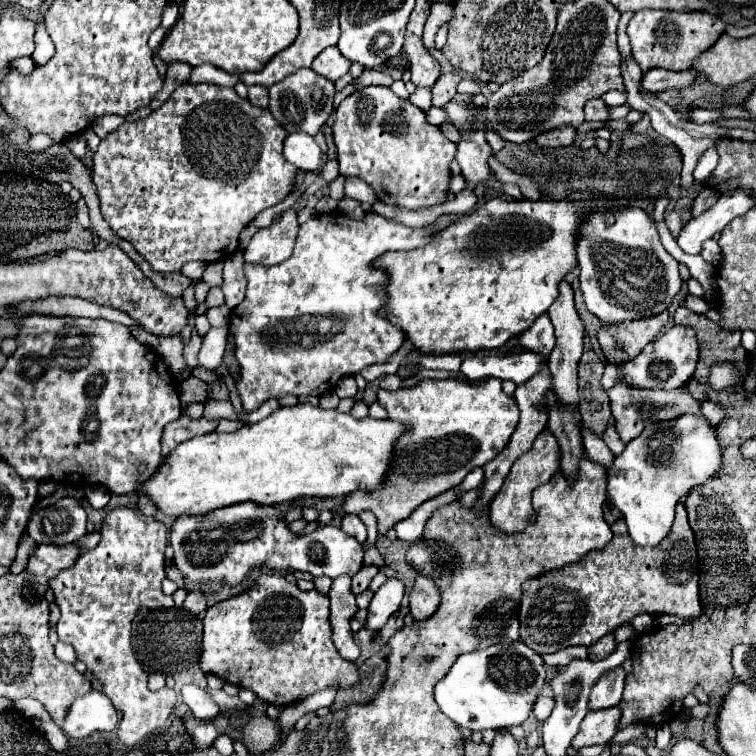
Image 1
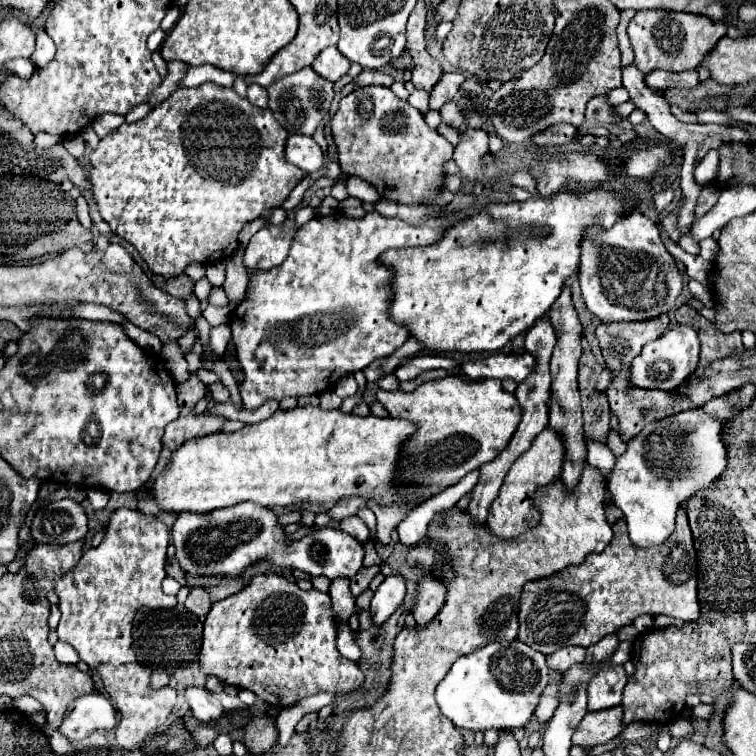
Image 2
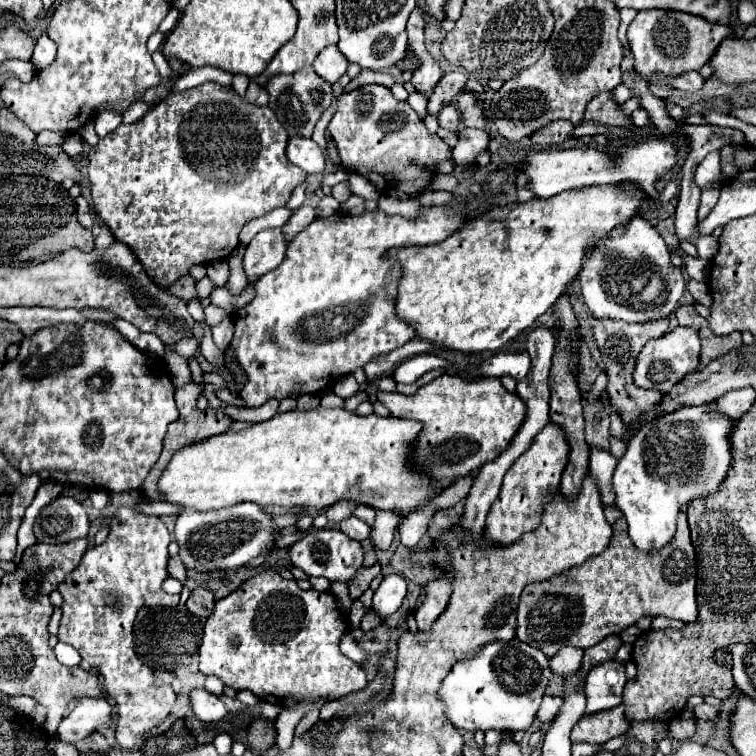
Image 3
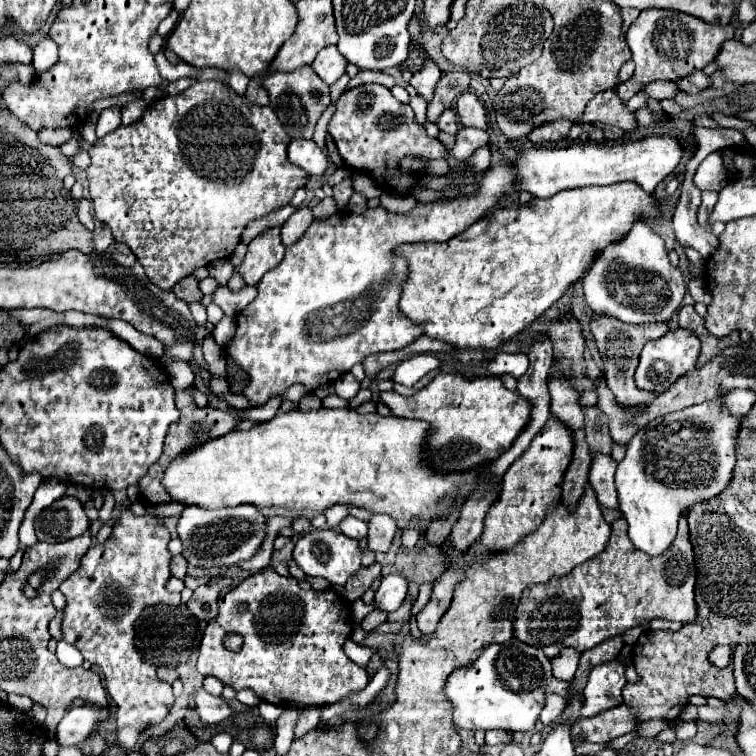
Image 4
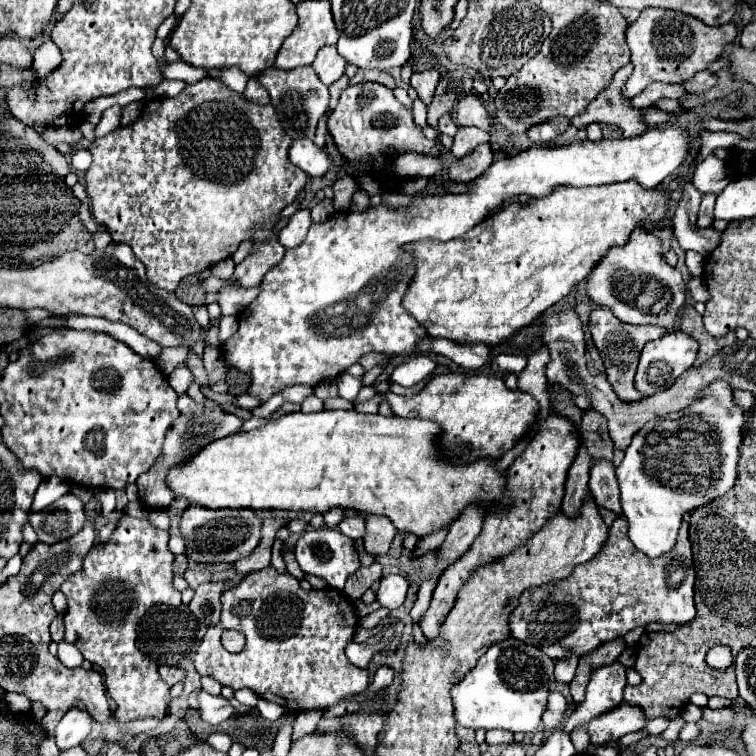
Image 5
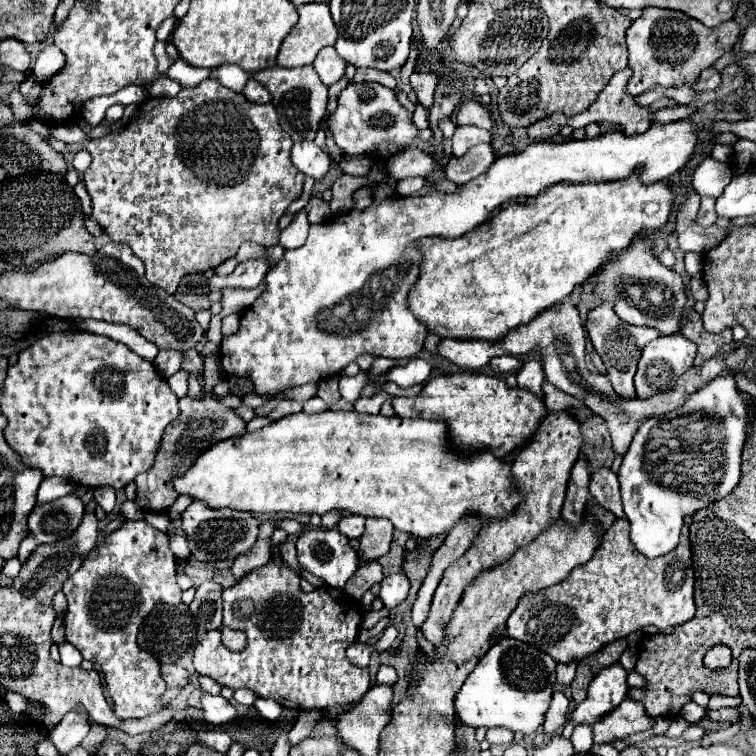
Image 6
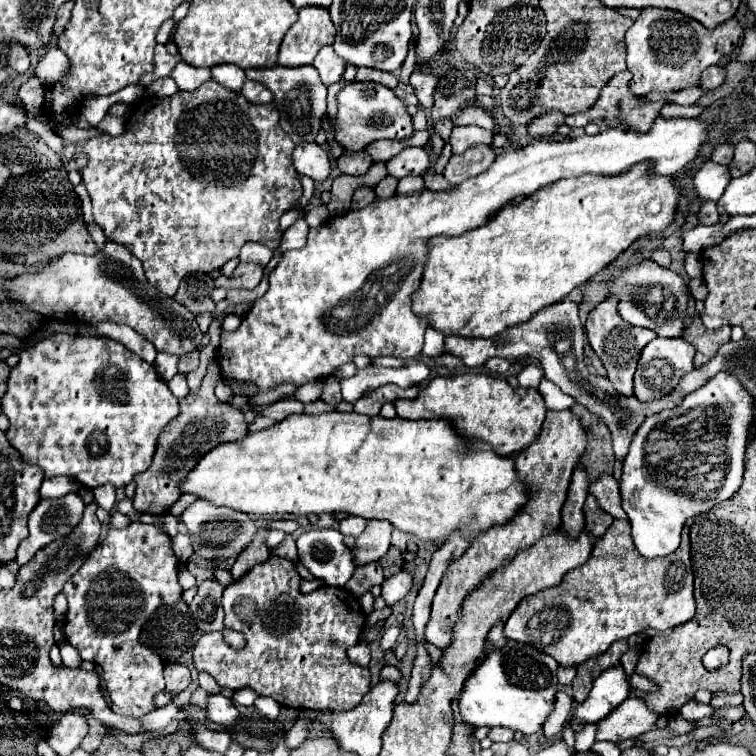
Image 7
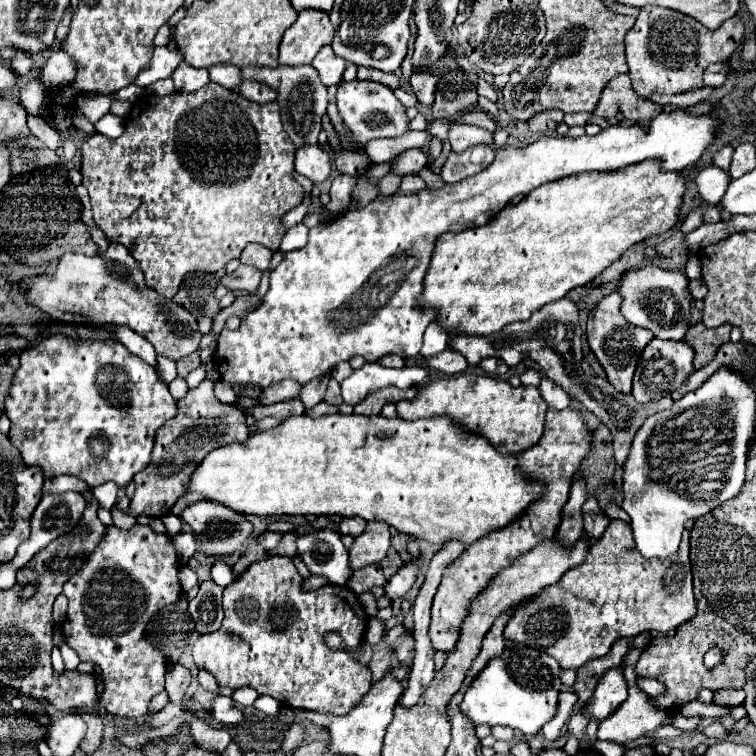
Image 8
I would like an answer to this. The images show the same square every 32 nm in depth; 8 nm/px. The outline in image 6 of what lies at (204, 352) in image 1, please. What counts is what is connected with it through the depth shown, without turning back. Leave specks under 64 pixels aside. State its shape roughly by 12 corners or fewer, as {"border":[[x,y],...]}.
{"border":[[238,314],[222,320],[222,334],[234,334],[240,324]]}

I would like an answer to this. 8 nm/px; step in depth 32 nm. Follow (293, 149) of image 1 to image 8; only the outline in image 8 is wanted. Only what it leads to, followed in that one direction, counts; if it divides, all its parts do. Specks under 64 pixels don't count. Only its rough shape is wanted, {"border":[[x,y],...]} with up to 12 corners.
{"border":[[320,146],[296,152],[296,172],[324,182],[330,176],[330,156]]}

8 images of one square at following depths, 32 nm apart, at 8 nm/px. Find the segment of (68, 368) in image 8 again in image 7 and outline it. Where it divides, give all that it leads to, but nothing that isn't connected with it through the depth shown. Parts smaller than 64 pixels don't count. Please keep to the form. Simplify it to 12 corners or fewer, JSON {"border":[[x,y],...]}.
{"border":[[120,342],[20,352],[2,412],[46,478],[124,488],[178,400]]}

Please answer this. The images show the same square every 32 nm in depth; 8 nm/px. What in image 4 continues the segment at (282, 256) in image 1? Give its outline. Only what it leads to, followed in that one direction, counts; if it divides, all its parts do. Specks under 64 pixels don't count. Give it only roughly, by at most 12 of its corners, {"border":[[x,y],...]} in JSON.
{"border":[[280,228],[248,244],[238,274],[246,286],[276,268],[284,256]]}

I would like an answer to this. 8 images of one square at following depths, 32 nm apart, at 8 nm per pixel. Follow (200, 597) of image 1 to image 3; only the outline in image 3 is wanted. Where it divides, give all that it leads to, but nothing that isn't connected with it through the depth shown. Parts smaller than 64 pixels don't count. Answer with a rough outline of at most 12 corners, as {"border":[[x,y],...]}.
{"border":[[206,586],[192,590],[188,610],[206,620],[214,612],[214,592]]}

